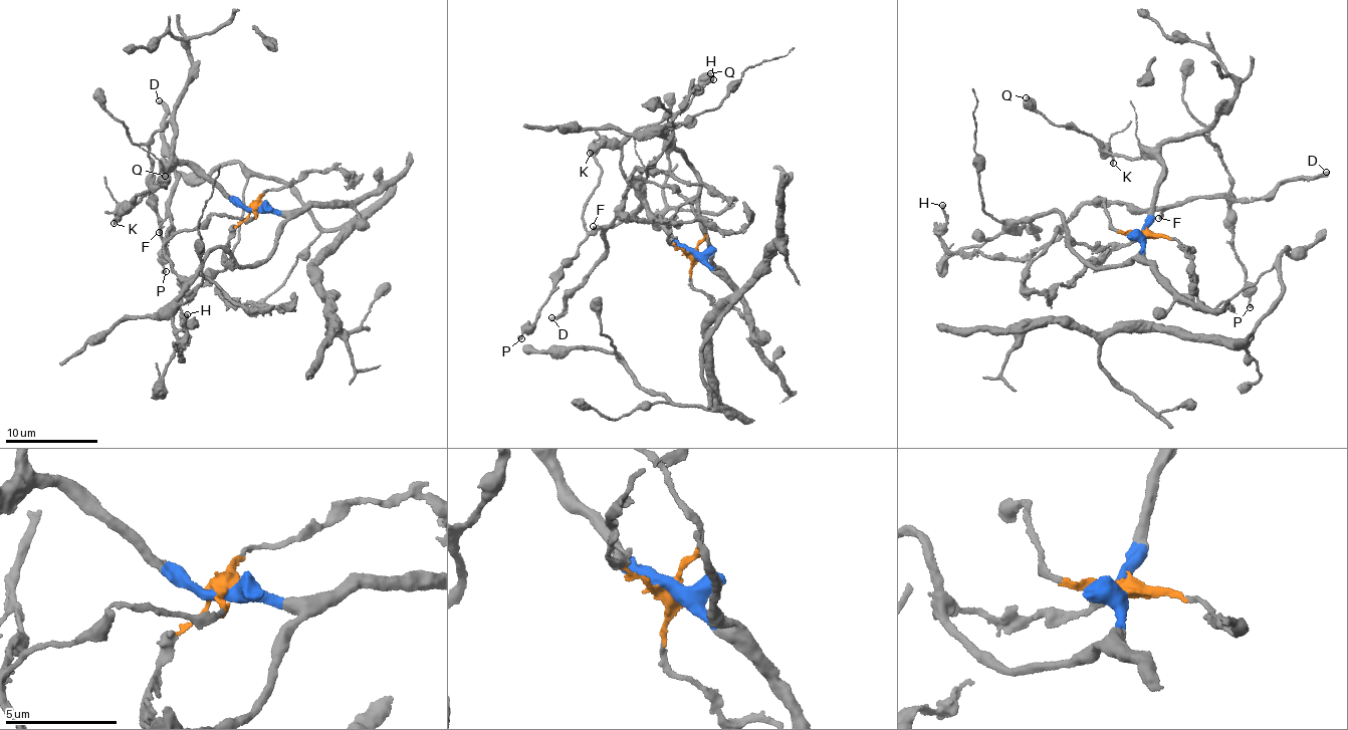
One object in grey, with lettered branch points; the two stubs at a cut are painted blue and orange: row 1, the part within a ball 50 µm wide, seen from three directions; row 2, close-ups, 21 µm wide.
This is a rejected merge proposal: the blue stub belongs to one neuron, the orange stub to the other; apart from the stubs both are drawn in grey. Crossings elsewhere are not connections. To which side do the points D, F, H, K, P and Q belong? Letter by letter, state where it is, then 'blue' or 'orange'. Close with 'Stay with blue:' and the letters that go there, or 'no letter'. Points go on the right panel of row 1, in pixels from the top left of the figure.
D: (1326, 172) | orange
F: (1158, 218) | orange
H: (942, 205) | orange
K: (1113, 163) | blue
P: (1250, 307) | blue
Q: (1026, 97) | blue
Stay with blue: K, P, Q

